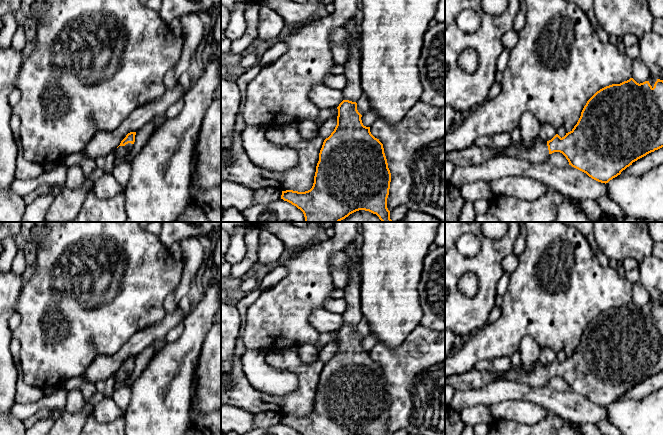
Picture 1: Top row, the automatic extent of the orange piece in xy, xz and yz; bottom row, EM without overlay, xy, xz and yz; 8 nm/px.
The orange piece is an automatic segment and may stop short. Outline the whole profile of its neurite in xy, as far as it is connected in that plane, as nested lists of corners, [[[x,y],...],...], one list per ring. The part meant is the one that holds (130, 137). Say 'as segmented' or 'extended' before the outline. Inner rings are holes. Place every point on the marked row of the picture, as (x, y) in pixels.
extended; [[[130,132],[121,141],[119,147],[114,151],[114,155],[118,161],[124,161],[126,157],[130,154],[133,144],[135,142],[136,132]]]

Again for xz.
extended; [[[355,18],[348,21],[344,29],[353,38],[349,41],[348,61],[344,64],[346,84],[341,90],[343,101],[337,107],[337,125],[323,142],[312,188],[305,192],[282,191],[281,199],[300,209],[304,214],[305,222],[340,222],[359,210],[376,214],[382,222],[404,222],[390,219],[387,198],[391,173],[383,144],[371,134],[370,127],[363,125],[362,115],[357,110],[356,101],[363,94],[359,46],[361,29],[356,24]]]

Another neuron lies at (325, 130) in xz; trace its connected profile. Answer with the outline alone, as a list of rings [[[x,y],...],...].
[[[335,116],[330,117],[319,127],[319,136],[325,140],[334,131],[336,125],[337,125],[337,118]]]

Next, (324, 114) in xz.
[[[331,108],[331,109],[320,109],[318,122],[316,123],[318,127],[320,127],[326,120],[330,117],[338,116],[338,109]]]

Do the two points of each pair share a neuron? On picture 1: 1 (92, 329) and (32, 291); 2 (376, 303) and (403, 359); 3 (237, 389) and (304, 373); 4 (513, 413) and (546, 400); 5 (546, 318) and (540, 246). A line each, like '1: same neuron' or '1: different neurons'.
1: same neuron
2: different neurons
3: same neuron
4: different neurons
5: same neuron

